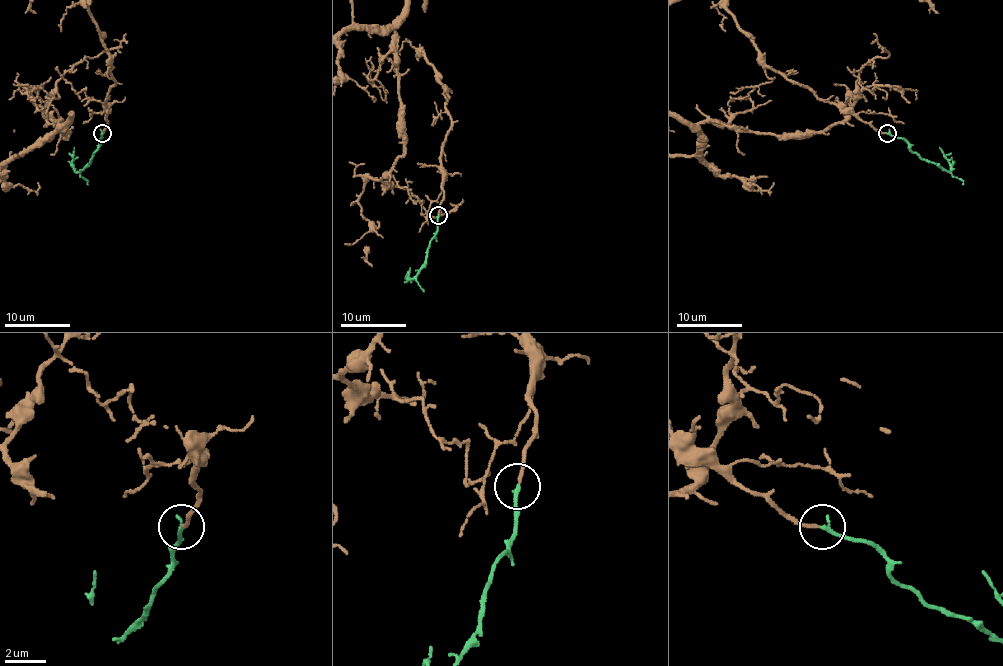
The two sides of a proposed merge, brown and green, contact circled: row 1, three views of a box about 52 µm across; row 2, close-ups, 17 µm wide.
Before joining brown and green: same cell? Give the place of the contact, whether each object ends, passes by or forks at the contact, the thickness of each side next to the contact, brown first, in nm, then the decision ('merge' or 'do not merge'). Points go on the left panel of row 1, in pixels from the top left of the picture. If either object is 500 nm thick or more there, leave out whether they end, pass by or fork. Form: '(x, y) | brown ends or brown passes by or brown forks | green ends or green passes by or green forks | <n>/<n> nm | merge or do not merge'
(102, 133) | brown ends | green ends | 180/220 nm | merge

